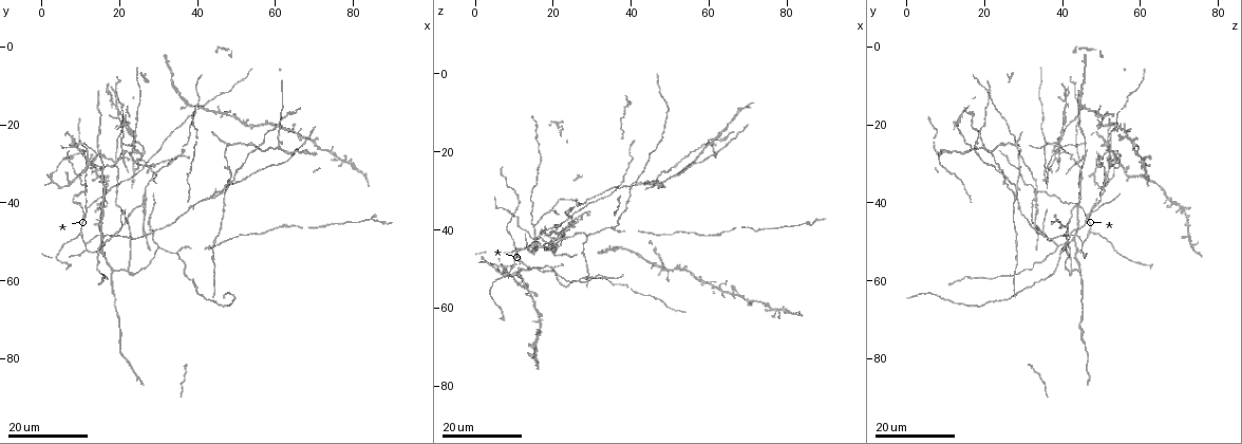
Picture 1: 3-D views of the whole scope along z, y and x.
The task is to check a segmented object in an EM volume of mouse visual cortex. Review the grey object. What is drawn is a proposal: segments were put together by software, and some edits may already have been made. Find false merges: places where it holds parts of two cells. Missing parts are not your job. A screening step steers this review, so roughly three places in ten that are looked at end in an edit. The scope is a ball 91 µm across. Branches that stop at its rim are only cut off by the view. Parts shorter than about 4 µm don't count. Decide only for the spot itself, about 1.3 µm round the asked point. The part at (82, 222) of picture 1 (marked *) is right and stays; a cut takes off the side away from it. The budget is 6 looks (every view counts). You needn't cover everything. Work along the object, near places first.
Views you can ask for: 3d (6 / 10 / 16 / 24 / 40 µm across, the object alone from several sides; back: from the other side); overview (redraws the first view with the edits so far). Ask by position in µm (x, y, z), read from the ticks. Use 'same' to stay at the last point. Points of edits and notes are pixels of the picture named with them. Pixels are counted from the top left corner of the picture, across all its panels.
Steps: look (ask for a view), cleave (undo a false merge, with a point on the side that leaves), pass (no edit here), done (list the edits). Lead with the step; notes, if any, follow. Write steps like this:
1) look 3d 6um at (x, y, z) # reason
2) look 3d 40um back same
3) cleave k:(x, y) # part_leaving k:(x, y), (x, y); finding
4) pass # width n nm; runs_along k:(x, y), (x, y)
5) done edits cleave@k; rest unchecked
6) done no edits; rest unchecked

look 3d 24um at (19.5, 29.5, 44.5)

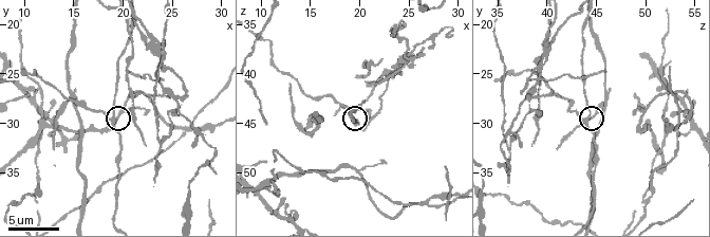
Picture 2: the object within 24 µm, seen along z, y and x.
look 3d 10um at (18.8, 29.6, 44.0)

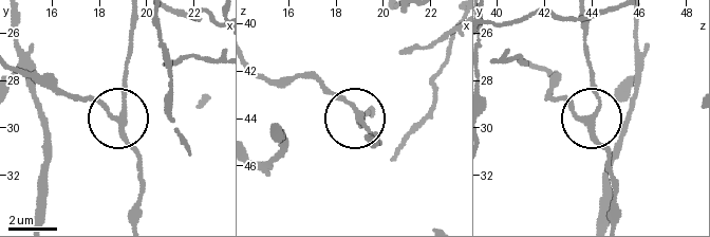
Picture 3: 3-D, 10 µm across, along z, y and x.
pass # width 210 nm; runs_along 3:(610, 217), (616, 181), (609, 150), (567, 102), (545, 96); continuous, no second cell

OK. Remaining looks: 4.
look 3d 16um at (19.6, 34.8, 44.8) # narrows sharply

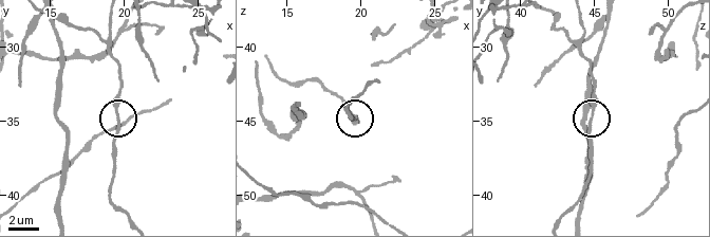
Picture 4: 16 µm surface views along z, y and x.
pass # width 180 nm; runs_along 4:(129, 217), (110, 194), (122, 77); one cell here

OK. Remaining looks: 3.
look 3d 24um at (26.0, 30.5, 53.0) # four arms meet

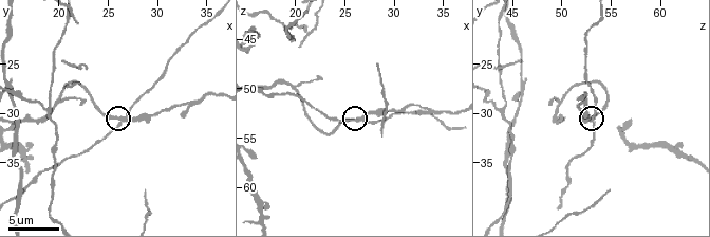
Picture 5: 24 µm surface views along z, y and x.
look 3d 10um same

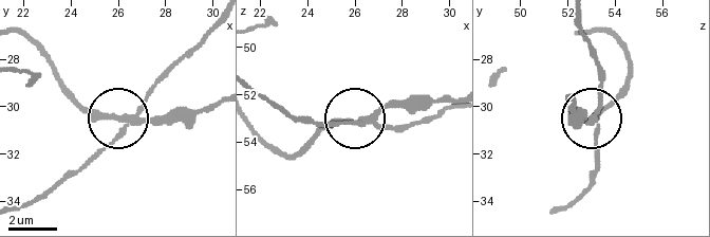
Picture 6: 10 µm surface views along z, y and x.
look 3d 6um same

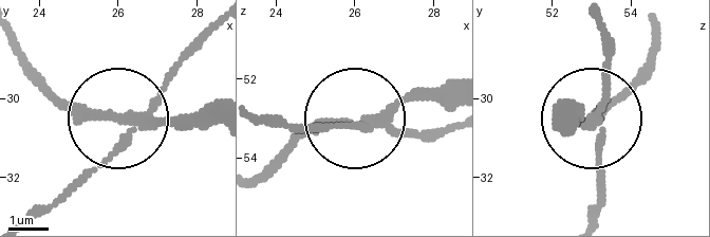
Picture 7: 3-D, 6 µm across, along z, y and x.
cleave 7:(185, 120) # side_arm 81 um; part_leaving 7:(134, 127), (67, 107), (19, 46); two cells meet here

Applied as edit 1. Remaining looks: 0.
done edits cleave@7; rest unchecked

